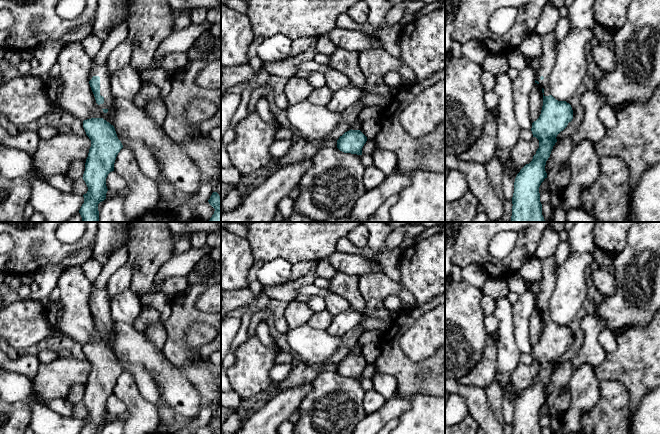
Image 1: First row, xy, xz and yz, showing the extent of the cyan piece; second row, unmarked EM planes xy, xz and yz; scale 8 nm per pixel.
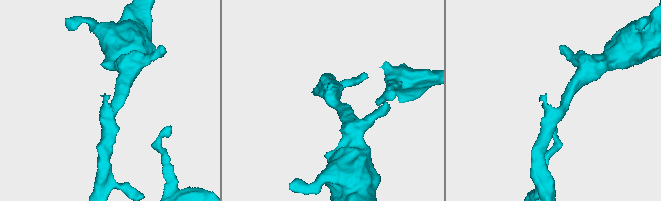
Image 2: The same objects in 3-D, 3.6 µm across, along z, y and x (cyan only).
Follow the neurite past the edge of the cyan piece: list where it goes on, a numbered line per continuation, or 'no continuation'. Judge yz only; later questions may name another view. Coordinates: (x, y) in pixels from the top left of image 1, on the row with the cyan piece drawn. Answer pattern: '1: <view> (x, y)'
1: yz (549, 44)

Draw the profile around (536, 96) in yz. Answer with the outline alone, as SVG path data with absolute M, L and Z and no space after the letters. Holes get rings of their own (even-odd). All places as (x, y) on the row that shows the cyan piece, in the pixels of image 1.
M535 83L534 87L530 92L529 99L529 112L532 122L536 121L539 118L542 106L543 106L542 87L540 84Z

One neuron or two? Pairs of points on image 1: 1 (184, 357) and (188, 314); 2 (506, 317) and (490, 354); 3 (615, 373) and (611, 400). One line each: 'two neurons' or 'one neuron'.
1: one neuron
2: two neurons
3: two neurons

